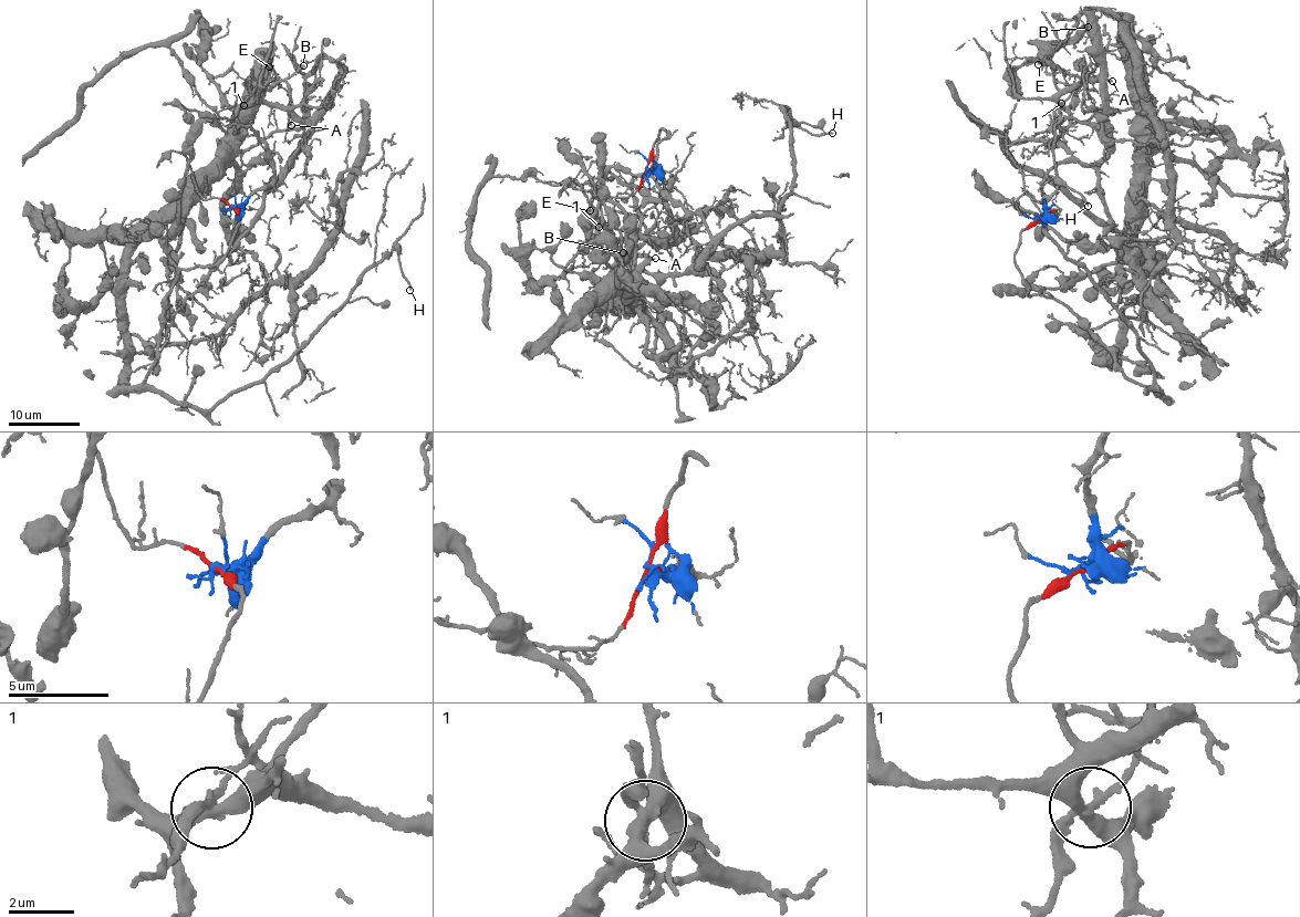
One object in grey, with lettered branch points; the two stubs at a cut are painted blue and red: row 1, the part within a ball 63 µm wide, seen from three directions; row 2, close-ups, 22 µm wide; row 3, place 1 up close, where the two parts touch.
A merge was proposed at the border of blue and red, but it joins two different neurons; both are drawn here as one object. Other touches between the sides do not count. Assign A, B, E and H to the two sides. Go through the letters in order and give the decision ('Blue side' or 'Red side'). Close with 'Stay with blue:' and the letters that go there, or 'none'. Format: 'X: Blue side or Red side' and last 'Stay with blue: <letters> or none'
A: Blue side
B: Blue side
E: Blue side
H: Red side
Stay with blue: A, B, E

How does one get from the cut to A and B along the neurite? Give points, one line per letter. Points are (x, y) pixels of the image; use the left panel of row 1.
A: (232, 207), (279, 177), (309, 126), (237, 107), (211, 79), (286, 83), (292, 125)
B: (232, 207), (279, 177), (309, 126), (255, 100), (237, 107), (211, 79), (232, 71), (268, 90), (303, 65)

